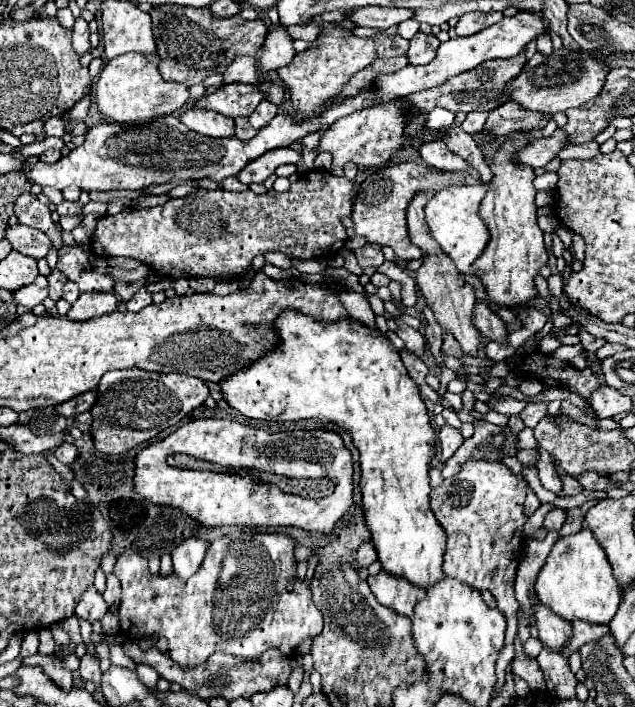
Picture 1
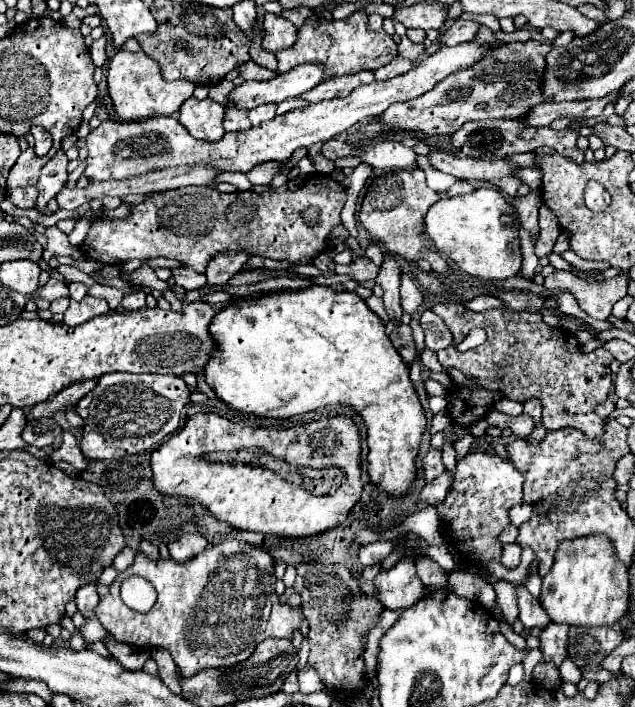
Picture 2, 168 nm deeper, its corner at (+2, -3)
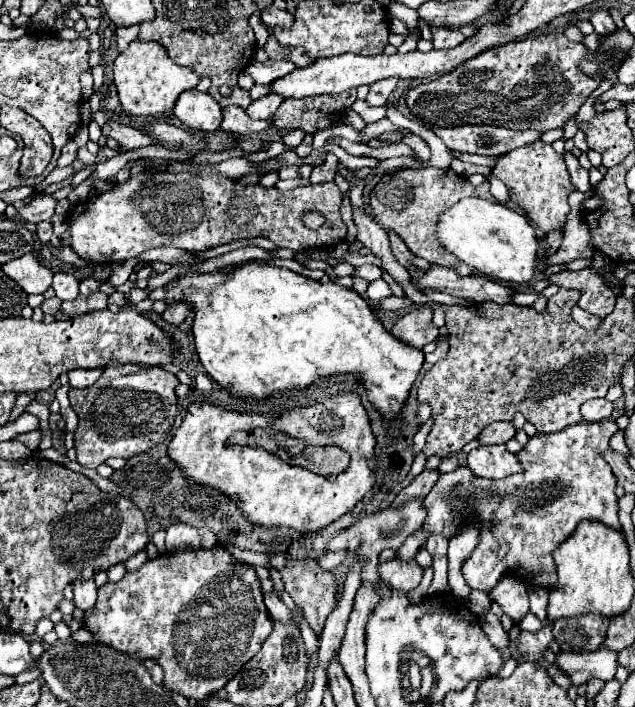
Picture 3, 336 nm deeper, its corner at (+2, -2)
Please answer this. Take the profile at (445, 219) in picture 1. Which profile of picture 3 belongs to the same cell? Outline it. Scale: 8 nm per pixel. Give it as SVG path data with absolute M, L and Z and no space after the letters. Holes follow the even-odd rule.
M468 197L444 211L438 219L438 241L460 261L478 273L502 283L528 283L536 275L540 239L530 221L516 209L502 203Z

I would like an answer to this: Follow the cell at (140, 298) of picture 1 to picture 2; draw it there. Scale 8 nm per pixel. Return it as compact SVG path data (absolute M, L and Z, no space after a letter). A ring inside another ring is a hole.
M134 292L130 296L124 296L122 308L124 310L140 310L146 306L146 294L144 292Z

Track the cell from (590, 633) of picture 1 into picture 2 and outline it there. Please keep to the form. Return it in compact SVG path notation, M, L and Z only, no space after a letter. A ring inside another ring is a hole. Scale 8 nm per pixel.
M550 624L540 634L540 650L546 662L560 666L568 656L568 624Z

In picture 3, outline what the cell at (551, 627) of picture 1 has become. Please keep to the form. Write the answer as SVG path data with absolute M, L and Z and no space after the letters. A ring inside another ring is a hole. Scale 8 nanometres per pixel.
M506 573L488 593L488 597L492 603L498 603L514 621L520 621L528 613L528 591L522 579L514 573Z

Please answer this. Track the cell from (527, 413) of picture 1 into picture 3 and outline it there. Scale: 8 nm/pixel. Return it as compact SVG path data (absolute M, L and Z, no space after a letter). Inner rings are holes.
M500 421L500 423L490 423L484 431L480 431L480 435L476 437L476 441L480 445L502 445L506 441L510 441L514 437L514 425Z

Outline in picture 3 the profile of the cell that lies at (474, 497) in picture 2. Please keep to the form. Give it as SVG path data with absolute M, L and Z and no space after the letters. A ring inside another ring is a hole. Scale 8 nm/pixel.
M486 445L468 453L468 467L486 479L504 479L508 475L520 473L520 461L506 445Z

